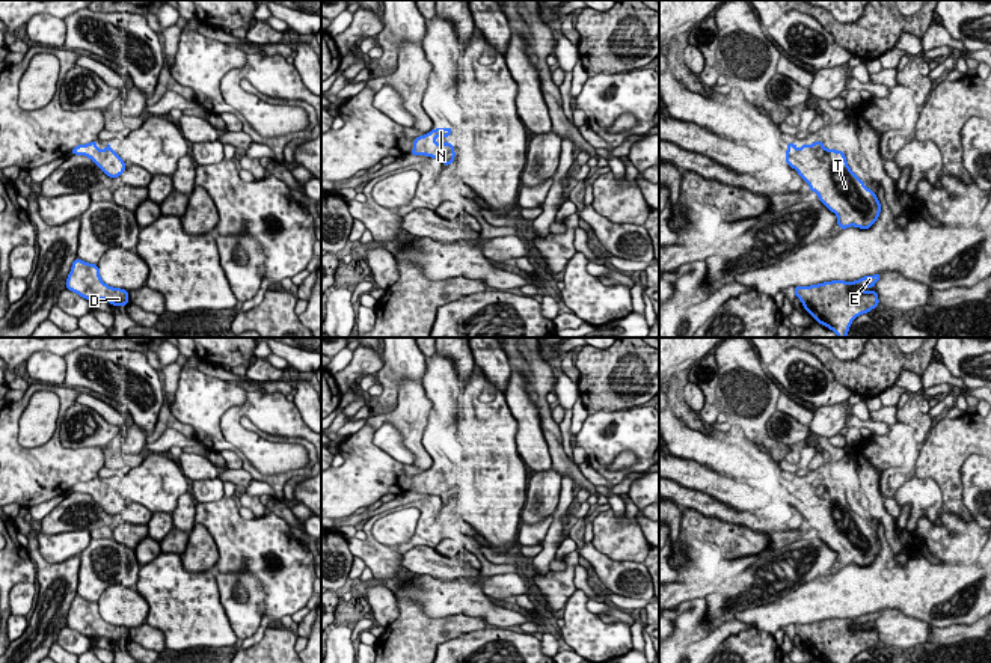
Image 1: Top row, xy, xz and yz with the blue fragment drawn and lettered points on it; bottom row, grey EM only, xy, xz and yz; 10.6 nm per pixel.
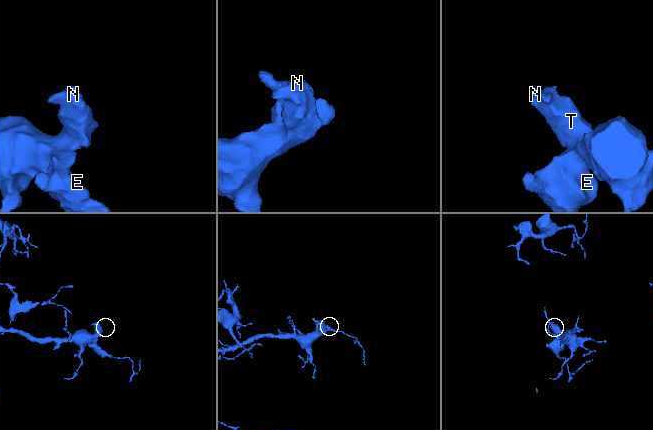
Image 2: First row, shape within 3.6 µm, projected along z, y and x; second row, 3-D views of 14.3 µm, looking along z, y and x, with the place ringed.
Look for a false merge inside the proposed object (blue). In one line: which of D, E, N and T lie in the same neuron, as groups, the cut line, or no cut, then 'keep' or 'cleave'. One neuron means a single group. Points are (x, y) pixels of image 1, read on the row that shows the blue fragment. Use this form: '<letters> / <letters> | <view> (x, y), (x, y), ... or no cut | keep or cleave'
D E N T | no cut | keep

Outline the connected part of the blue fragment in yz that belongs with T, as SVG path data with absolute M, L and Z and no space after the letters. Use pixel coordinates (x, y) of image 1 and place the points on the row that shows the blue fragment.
M821 142L801 149L787 143L786 163L798 172L819 200L837 215L840 229L869 229L878 220L881 203L870 188L854 175L843 151L827 149Z

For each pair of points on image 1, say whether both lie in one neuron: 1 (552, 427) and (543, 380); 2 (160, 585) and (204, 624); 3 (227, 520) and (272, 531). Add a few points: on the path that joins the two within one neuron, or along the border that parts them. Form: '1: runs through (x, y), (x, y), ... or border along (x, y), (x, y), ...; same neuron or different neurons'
1: runs through (546, 415), (542, 404), (542, 392); same neuron
2: runs through (169, 595), (193, 617); same neuron
3: runs through (237, 528), (240, 531), (261, 531); same neuron

